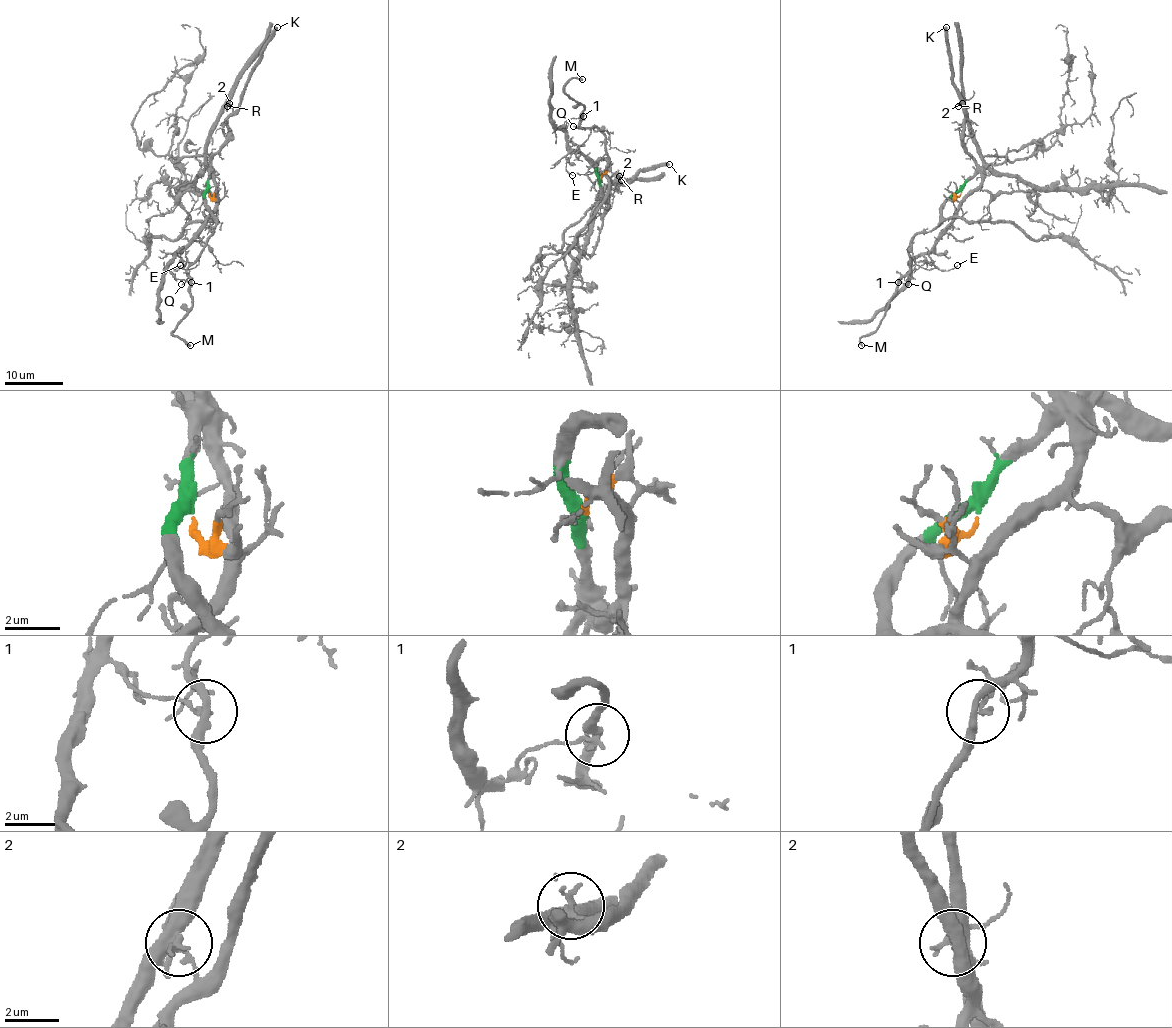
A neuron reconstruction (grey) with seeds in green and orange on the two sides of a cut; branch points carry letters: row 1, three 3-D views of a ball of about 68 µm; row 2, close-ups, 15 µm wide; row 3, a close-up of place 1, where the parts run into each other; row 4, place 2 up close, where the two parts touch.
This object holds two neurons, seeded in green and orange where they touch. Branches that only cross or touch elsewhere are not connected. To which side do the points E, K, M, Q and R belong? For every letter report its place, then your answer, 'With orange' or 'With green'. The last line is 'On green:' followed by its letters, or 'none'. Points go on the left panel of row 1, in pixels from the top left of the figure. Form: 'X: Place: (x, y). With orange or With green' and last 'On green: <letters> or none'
E: Place: (180, 265). With green
K: Place: (277, 27). With orange
M: Place: (190, 345). With green
Q: Place: (181, 284). With green
R: Place: (227, 106). With orange
On green: E, M, Q

